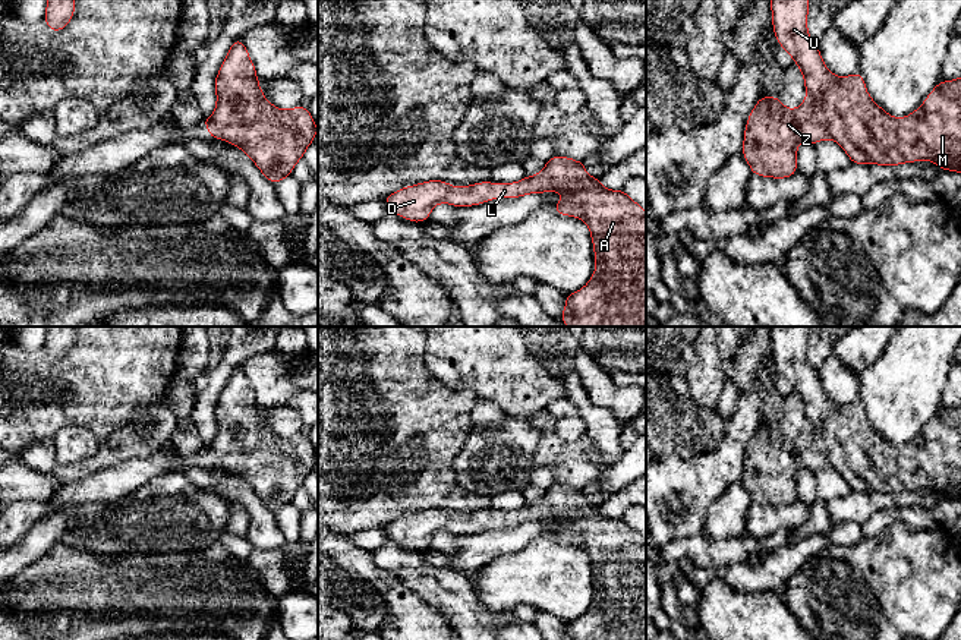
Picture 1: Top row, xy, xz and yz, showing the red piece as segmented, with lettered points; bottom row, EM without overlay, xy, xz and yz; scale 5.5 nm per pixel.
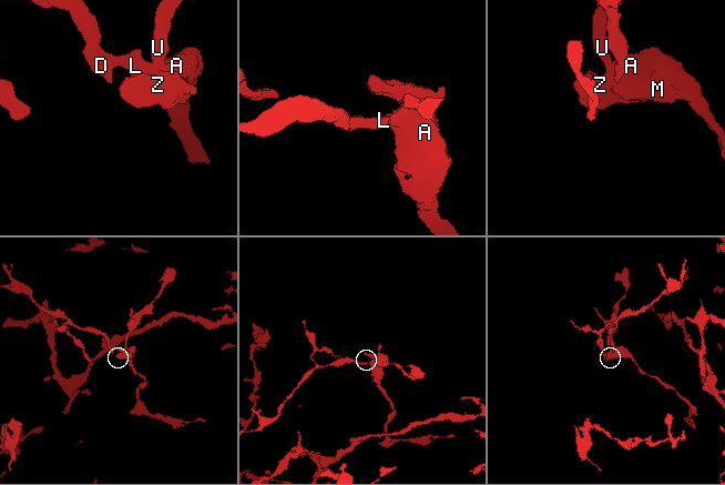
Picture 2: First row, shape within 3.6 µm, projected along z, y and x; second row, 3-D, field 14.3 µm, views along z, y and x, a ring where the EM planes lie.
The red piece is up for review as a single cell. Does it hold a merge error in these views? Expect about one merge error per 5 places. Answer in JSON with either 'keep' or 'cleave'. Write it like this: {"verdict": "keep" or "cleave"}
{"verdict": "keep"}

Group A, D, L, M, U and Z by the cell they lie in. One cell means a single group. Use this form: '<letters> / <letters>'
A D L M U Z

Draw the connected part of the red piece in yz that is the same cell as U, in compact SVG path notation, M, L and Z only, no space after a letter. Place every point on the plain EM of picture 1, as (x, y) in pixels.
M771 327L775 368L794 387L804 404L806 428L788 438L778 425L759 425L744 458L741 482L752 502L773 507L794 504L797 473L816 473L834 467L850 485L851 492L899 494L921 488L933 489L940 498L961 501L961 406L940 409L924 431L907 445L889 444L869 423L863 403L835 404L807 360L809 327Z

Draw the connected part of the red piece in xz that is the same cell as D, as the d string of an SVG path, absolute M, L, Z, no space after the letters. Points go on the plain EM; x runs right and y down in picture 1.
M555 482L541 501L517 511L453 516L428 508L387 523L384 532L388 540L423 551L441 530L463 536L543 520L570 521L554 540L583 548L595 578L595 600L582 618L565 624L564 640L646 640L646 539L624 517L608 518L601 505L589 505L583 489Z

